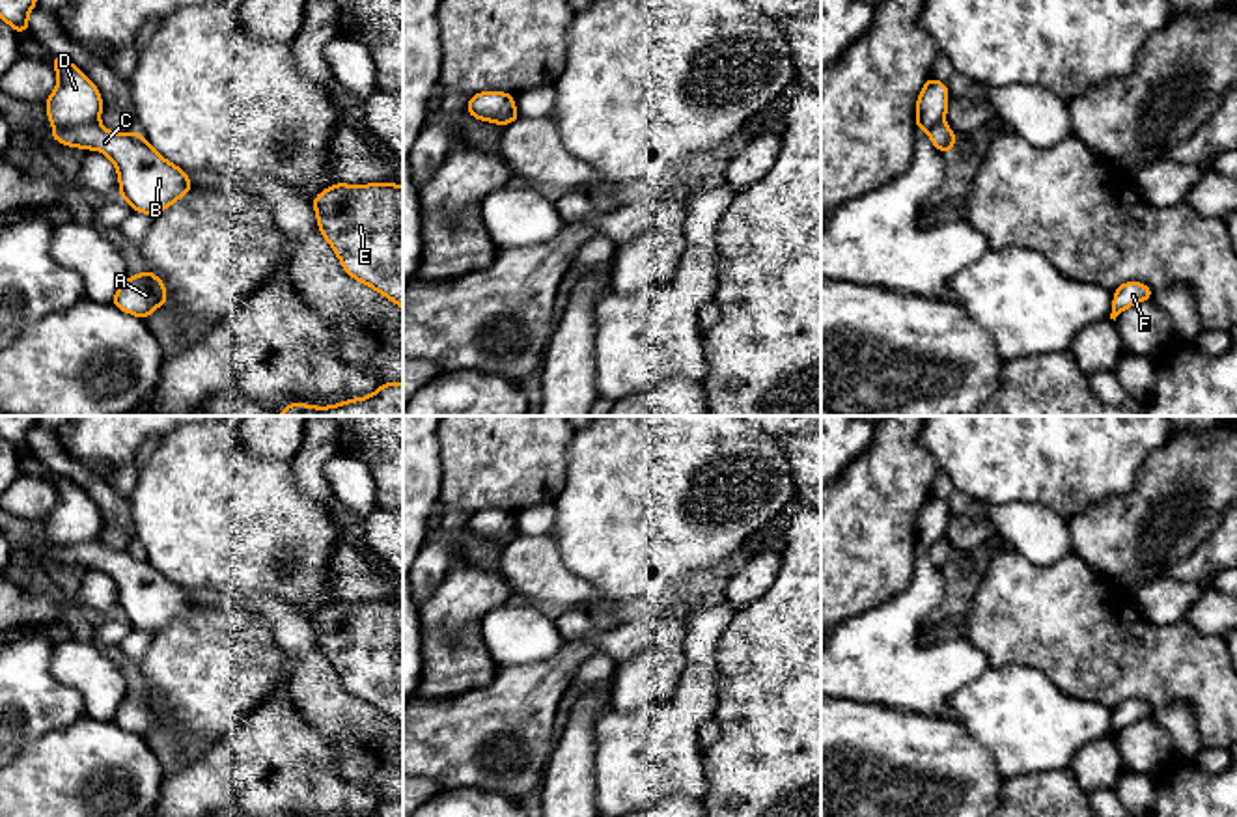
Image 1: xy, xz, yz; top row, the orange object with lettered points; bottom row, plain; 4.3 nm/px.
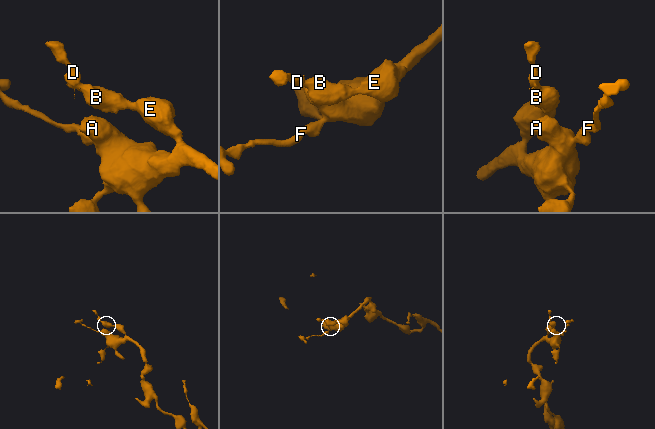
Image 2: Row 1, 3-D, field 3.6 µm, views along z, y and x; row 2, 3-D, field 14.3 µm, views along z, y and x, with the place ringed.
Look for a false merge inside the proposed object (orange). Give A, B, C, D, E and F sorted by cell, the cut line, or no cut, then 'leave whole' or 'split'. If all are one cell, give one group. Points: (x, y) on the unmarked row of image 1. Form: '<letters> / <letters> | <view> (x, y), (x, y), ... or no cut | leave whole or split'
A B C E F / D | xy (97, 540), (56, 547) | split

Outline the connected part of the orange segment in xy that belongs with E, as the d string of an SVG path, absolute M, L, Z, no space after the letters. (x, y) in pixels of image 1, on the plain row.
M334 601L312 623L341 686L403 727L403 604Z

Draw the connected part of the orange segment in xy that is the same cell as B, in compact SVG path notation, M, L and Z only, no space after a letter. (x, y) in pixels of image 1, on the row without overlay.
M101 541L54 547L50 556L62 563L97 567L106 573L119 597L119 616L132 629L155 634L192 608L187 589L166 578L138 550L110 550Z

